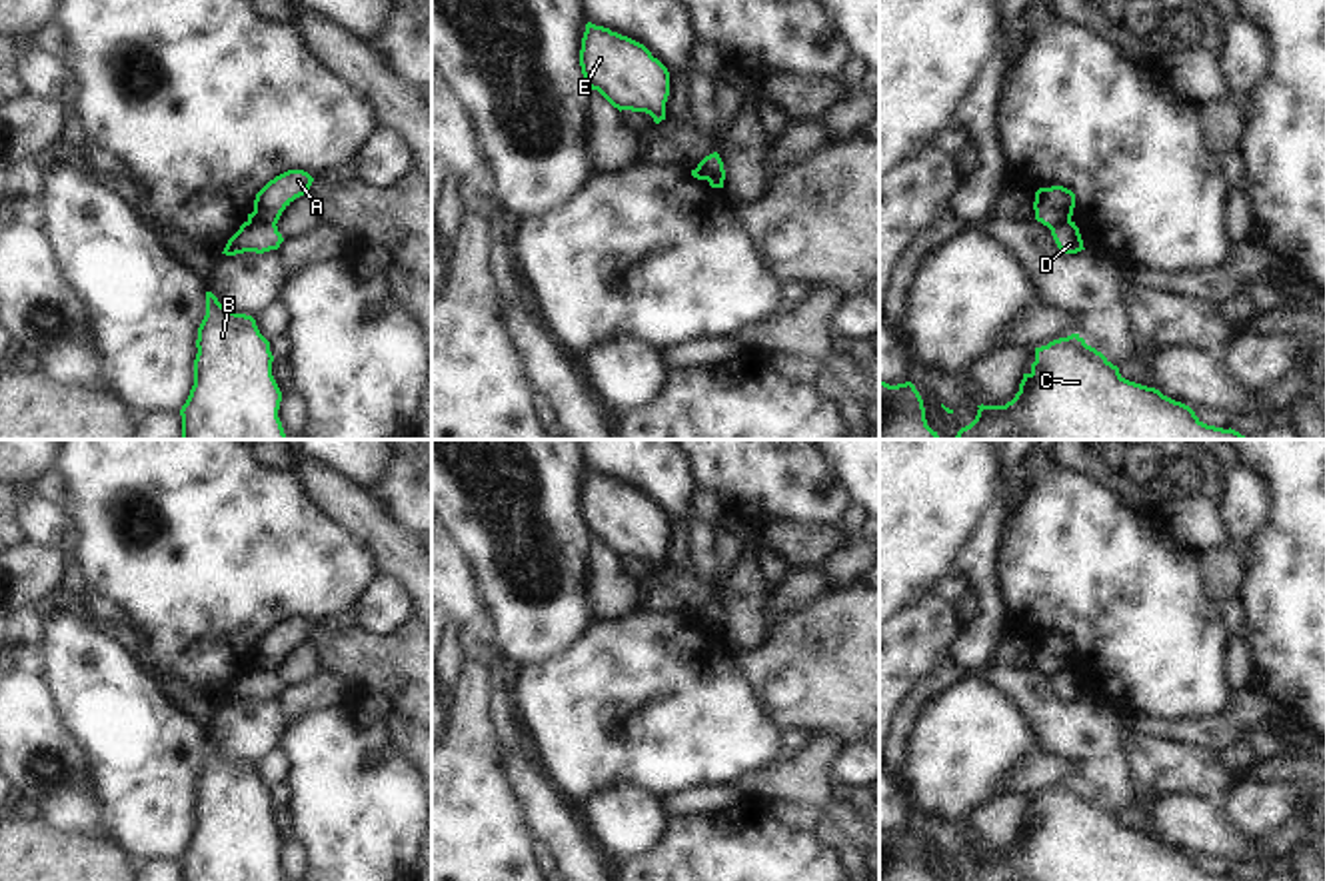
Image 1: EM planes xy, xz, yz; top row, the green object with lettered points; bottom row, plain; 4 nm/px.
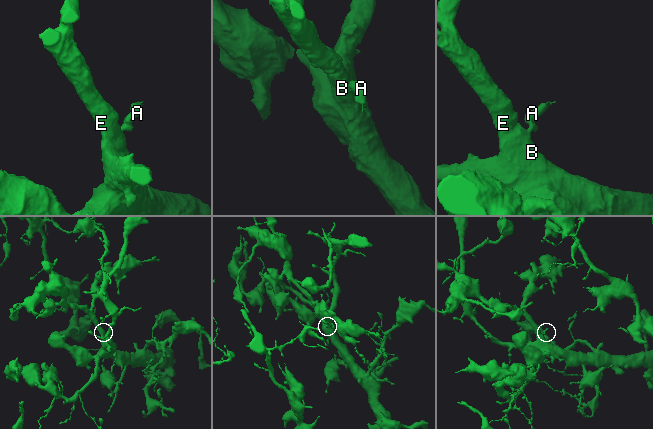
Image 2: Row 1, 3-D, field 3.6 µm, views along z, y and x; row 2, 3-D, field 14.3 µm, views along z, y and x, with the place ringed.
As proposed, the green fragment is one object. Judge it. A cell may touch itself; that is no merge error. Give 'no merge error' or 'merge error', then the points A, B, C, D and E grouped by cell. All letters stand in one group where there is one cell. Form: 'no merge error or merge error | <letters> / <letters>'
merge error | A / B C D E

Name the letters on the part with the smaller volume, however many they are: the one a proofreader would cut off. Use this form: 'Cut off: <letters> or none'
Cut off: A

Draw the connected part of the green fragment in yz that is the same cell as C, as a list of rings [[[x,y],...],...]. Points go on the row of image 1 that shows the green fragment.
[[[1079,334],[1035,348],[1031,372],[1005,406],[977,406],[975,420],[953,440],[1255,440],[1235,430],[1203,424],[1195,412],[1147,388],[1125,380],[1101,352]]]

